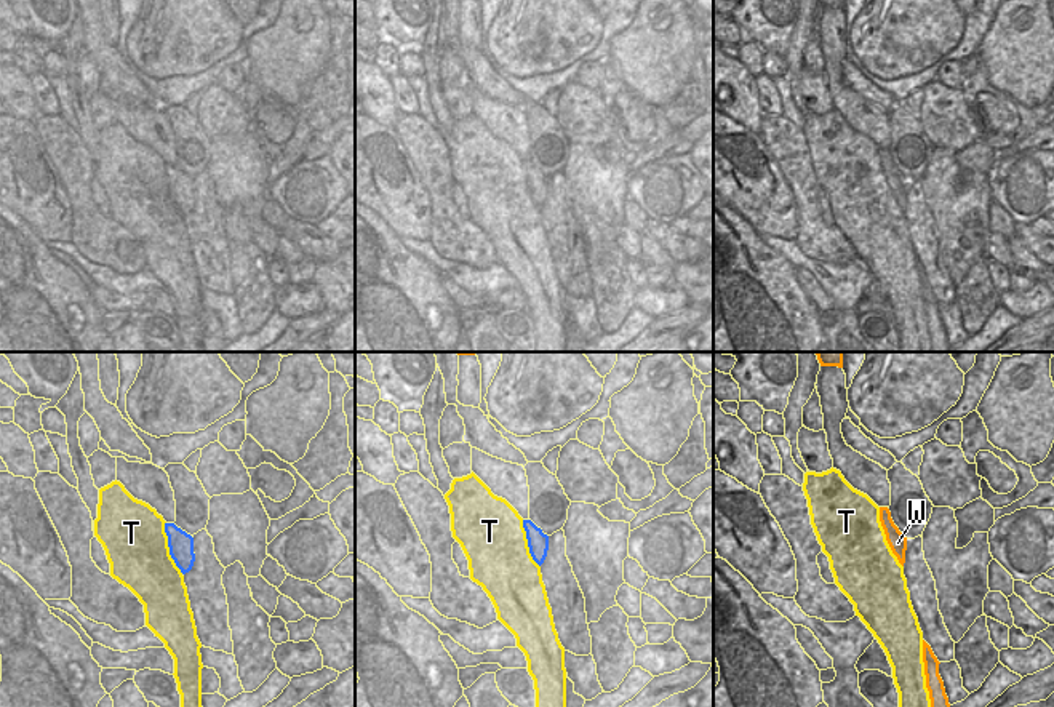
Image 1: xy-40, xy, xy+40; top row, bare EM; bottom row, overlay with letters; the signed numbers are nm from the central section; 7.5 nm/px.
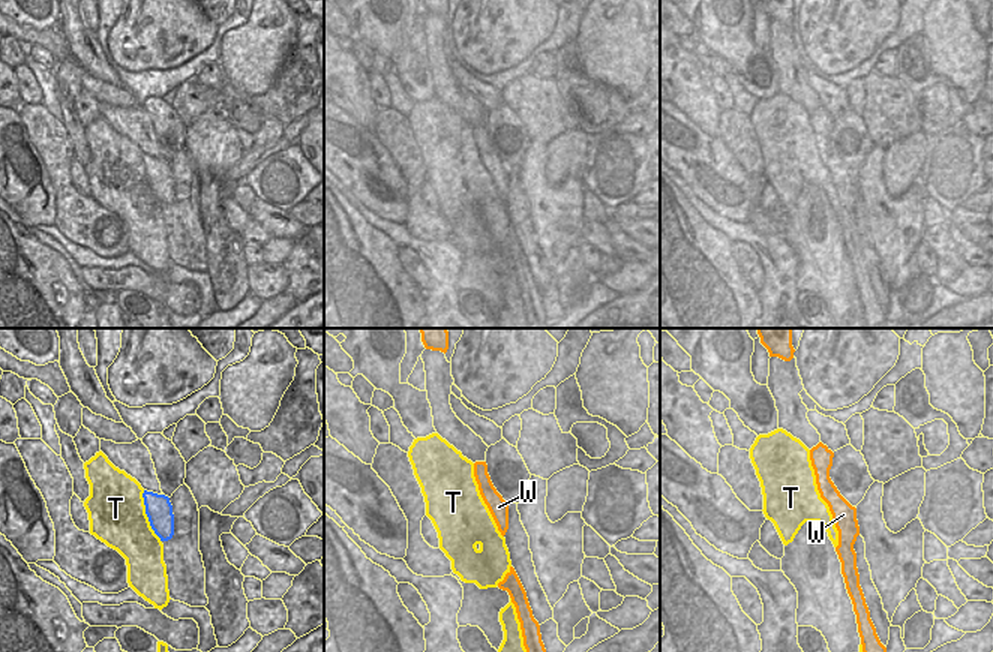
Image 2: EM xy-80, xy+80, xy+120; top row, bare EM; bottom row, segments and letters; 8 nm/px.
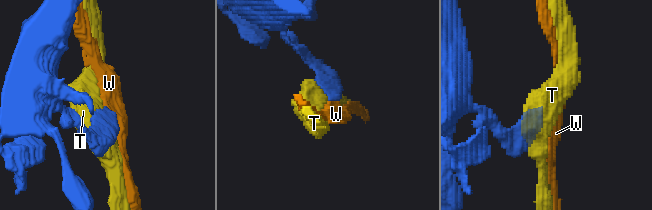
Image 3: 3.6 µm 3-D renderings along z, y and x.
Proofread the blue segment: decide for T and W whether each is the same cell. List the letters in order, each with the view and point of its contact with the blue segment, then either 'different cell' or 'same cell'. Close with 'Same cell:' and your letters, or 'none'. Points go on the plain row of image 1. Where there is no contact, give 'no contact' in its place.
T: xy-40 (168, 187) | different cell
W: no contact | different cell
Same cell: none

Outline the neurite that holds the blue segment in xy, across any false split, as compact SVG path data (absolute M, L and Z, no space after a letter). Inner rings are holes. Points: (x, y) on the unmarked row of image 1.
M523 162L528 189L533 202L541 208L547 198L549 178L542 174L531 162Z

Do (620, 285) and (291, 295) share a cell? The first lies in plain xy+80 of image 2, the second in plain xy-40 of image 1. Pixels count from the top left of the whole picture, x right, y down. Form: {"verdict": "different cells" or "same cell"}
{"verdict": "same cell"}

